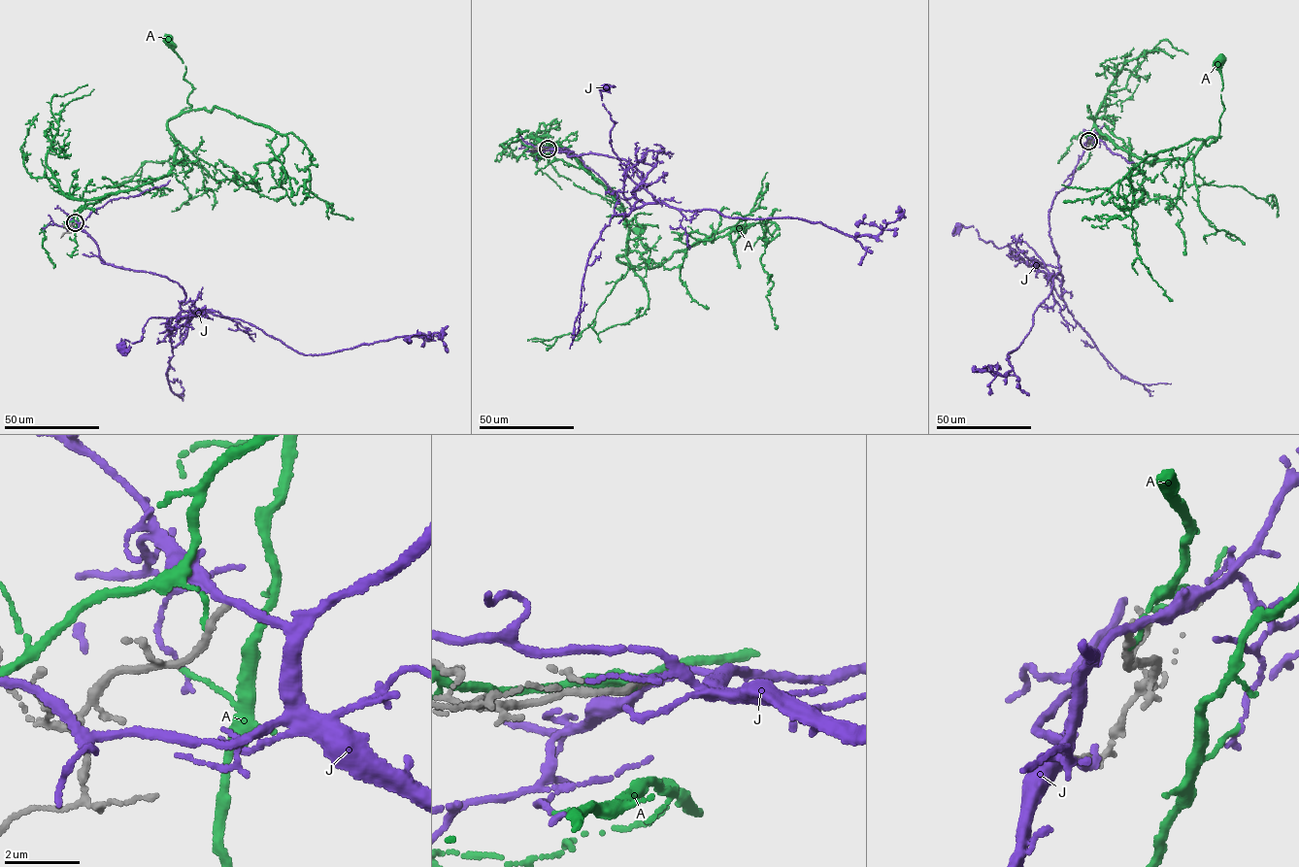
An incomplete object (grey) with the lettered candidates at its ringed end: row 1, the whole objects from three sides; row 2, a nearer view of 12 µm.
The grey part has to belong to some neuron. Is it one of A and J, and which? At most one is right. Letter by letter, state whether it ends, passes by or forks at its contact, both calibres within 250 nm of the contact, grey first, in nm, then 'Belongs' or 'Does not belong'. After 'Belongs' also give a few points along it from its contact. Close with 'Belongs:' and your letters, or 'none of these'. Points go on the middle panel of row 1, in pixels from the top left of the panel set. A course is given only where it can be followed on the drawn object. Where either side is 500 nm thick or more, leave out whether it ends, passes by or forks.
A: It ends there. Thickness 240 nm (grey) against 130 nm. Does not belong
J: It passes by. Thickness 190 nm (grey) against 200 nm. Does not belong
Belongs: none of these

